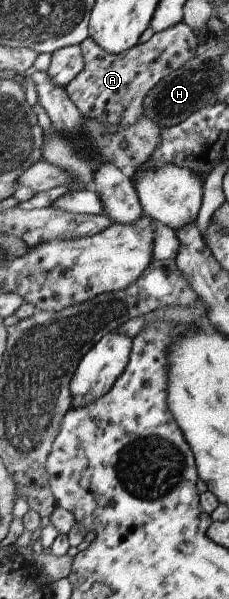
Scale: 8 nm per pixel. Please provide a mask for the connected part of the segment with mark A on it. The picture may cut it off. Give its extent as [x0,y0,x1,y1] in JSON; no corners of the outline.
[65,20,199,127]

